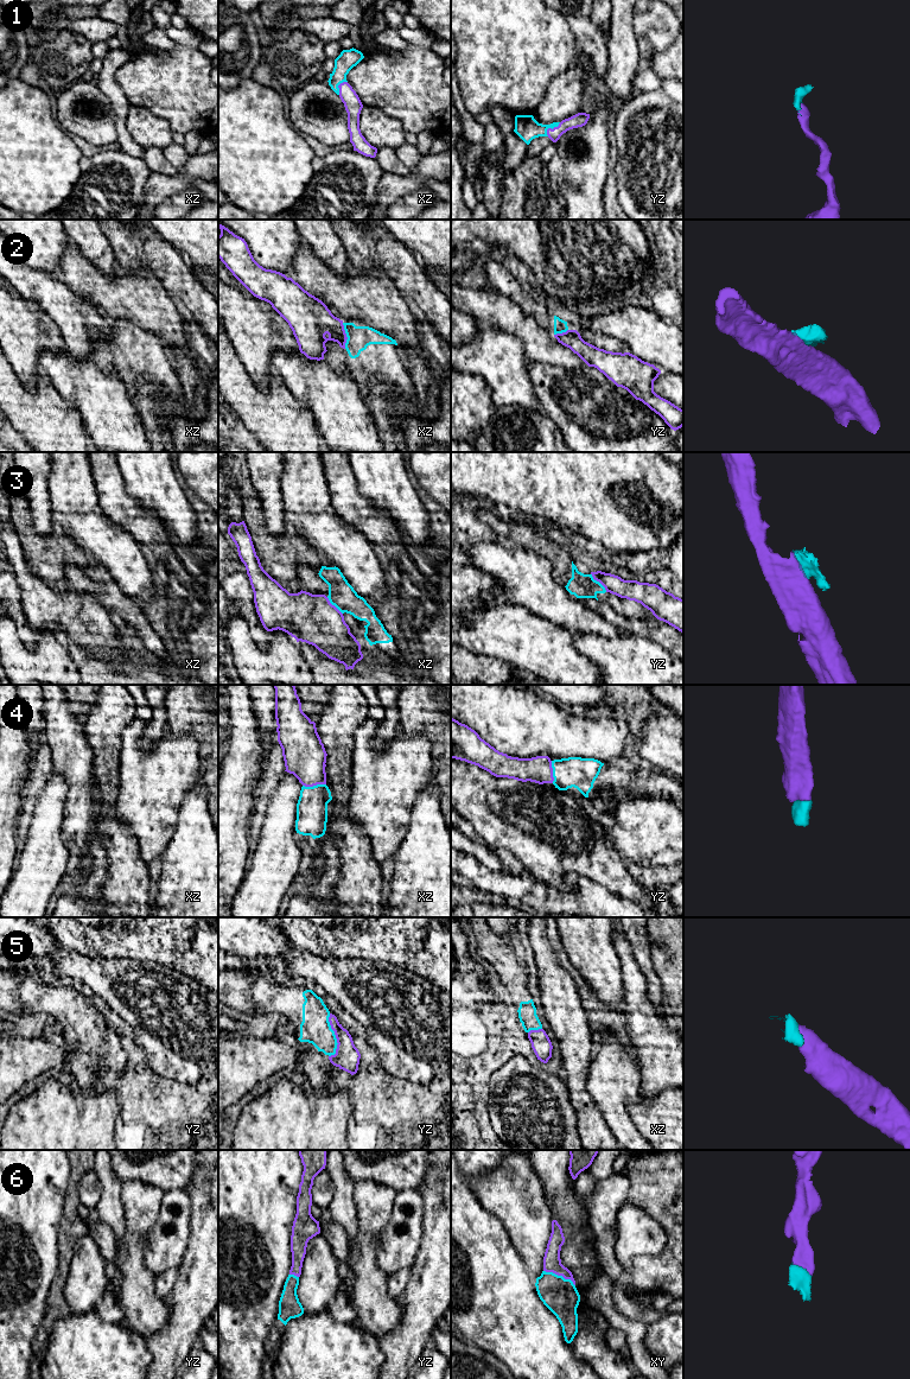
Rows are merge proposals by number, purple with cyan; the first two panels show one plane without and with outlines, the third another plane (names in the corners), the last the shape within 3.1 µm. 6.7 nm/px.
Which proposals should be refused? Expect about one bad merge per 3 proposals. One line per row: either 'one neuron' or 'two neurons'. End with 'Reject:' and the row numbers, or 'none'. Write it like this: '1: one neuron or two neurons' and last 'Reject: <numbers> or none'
1: one neuron
2: two neurons
3: two neurons
4: one neuron
5: one neuron
6: one neuron
Reject: 2, 3

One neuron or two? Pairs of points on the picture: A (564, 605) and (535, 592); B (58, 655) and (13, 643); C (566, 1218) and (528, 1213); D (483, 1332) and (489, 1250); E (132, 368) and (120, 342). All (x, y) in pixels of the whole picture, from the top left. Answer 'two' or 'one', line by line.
A: one
B: one
C: two
D: one
E: one

